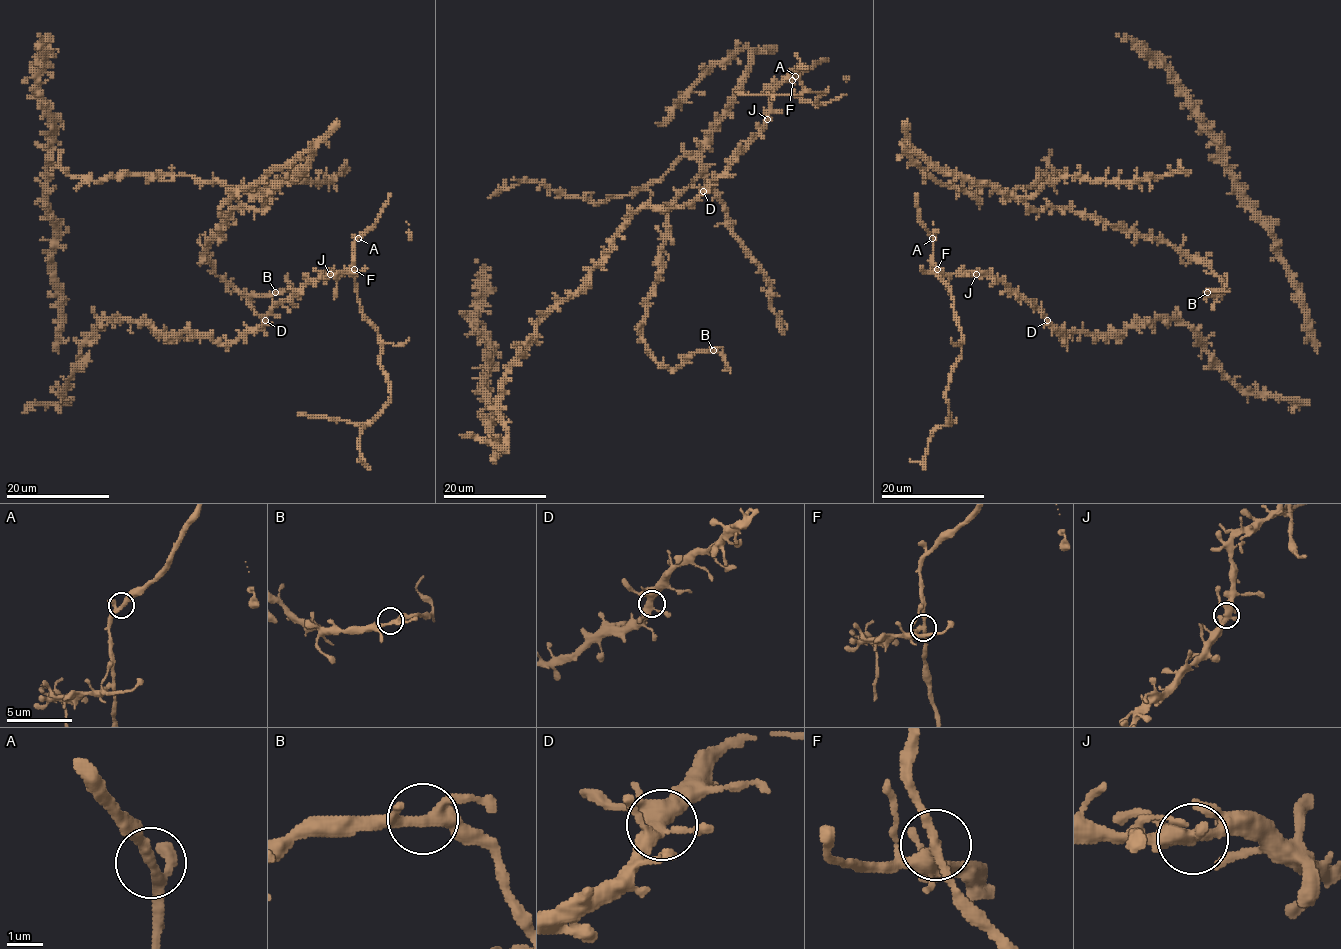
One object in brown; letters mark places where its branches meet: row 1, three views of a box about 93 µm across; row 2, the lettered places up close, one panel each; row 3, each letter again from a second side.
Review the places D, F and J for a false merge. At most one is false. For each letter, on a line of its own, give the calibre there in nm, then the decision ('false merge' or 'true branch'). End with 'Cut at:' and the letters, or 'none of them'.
D: 360 nm thick; true branch
F: 280 nm thick; false merge
J: 380 nm thick; true branch
Cut at: F

